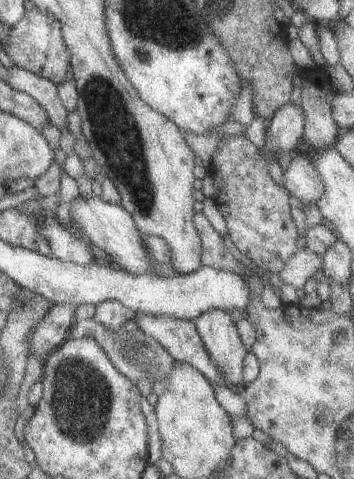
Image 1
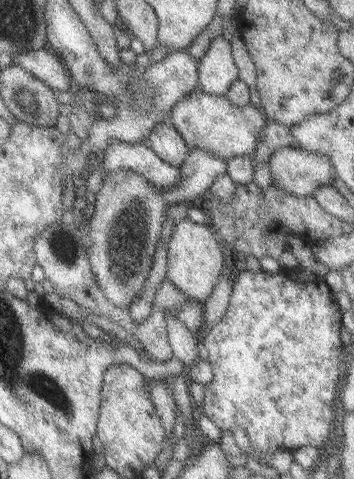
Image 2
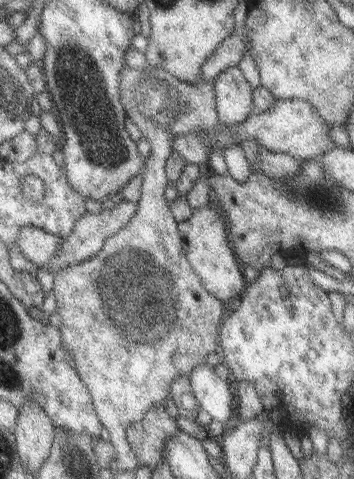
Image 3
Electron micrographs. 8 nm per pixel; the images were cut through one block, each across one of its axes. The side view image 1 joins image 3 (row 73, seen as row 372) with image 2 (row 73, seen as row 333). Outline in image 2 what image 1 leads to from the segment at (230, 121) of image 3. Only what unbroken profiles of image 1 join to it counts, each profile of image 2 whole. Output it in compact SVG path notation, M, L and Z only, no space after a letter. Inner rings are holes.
M223 36L209 40L209 48L197 62L197 88L207 96L225 96L229 86L237 80L229 42Z

